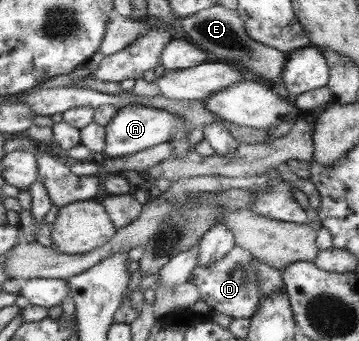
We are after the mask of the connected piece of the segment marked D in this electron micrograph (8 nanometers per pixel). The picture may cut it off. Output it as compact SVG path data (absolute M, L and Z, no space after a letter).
M236 246L225 258L209 267L197 267L191 275L191 283L195 284L201 297L211 312L219 312L233 319L252 319L256 307L261 306L262 290L259 273L253 265L253 253L243 247Z

